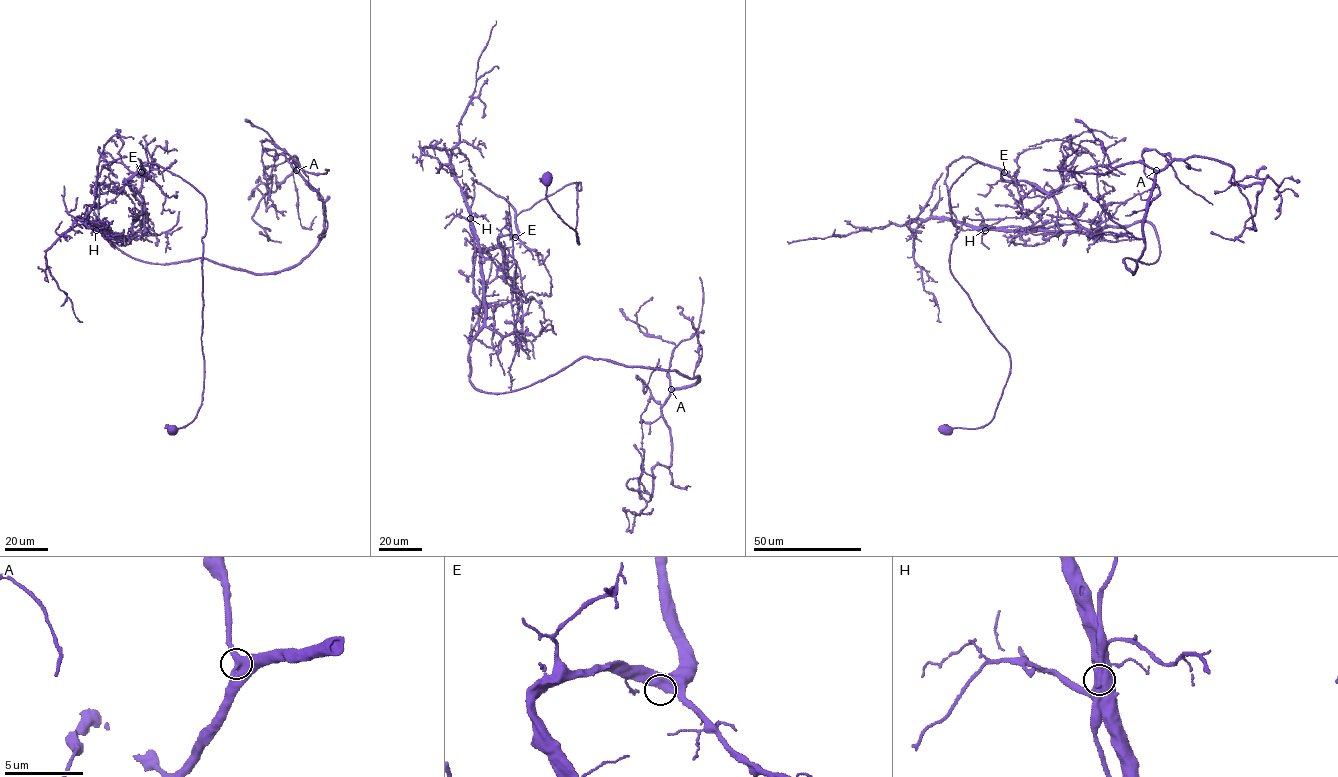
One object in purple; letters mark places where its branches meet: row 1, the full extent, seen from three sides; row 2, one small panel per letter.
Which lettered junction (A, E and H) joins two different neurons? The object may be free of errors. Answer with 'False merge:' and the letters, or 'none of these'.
False merge: H

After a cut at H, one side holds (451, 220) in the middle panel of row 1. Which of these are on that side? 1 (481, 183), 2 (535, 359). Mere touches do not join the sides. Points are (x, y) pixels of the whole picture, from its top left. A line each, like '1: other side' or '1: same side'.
1: other side
2: other side

